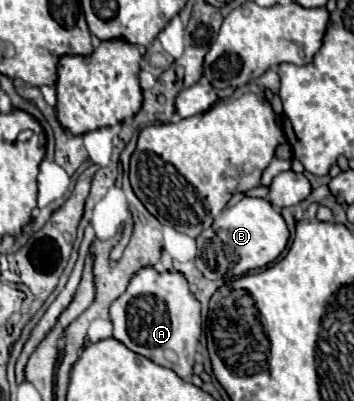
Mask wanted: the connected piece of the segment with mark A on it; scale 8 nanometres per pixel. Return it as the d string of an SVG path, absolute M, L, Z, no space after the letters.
M152 266L140 268L128 282L128 288L110 304L114 338L132 352L174 370L180 378L192 378L196 344L200 340L200 302L190 292L188 282L178 270L158 272Z

